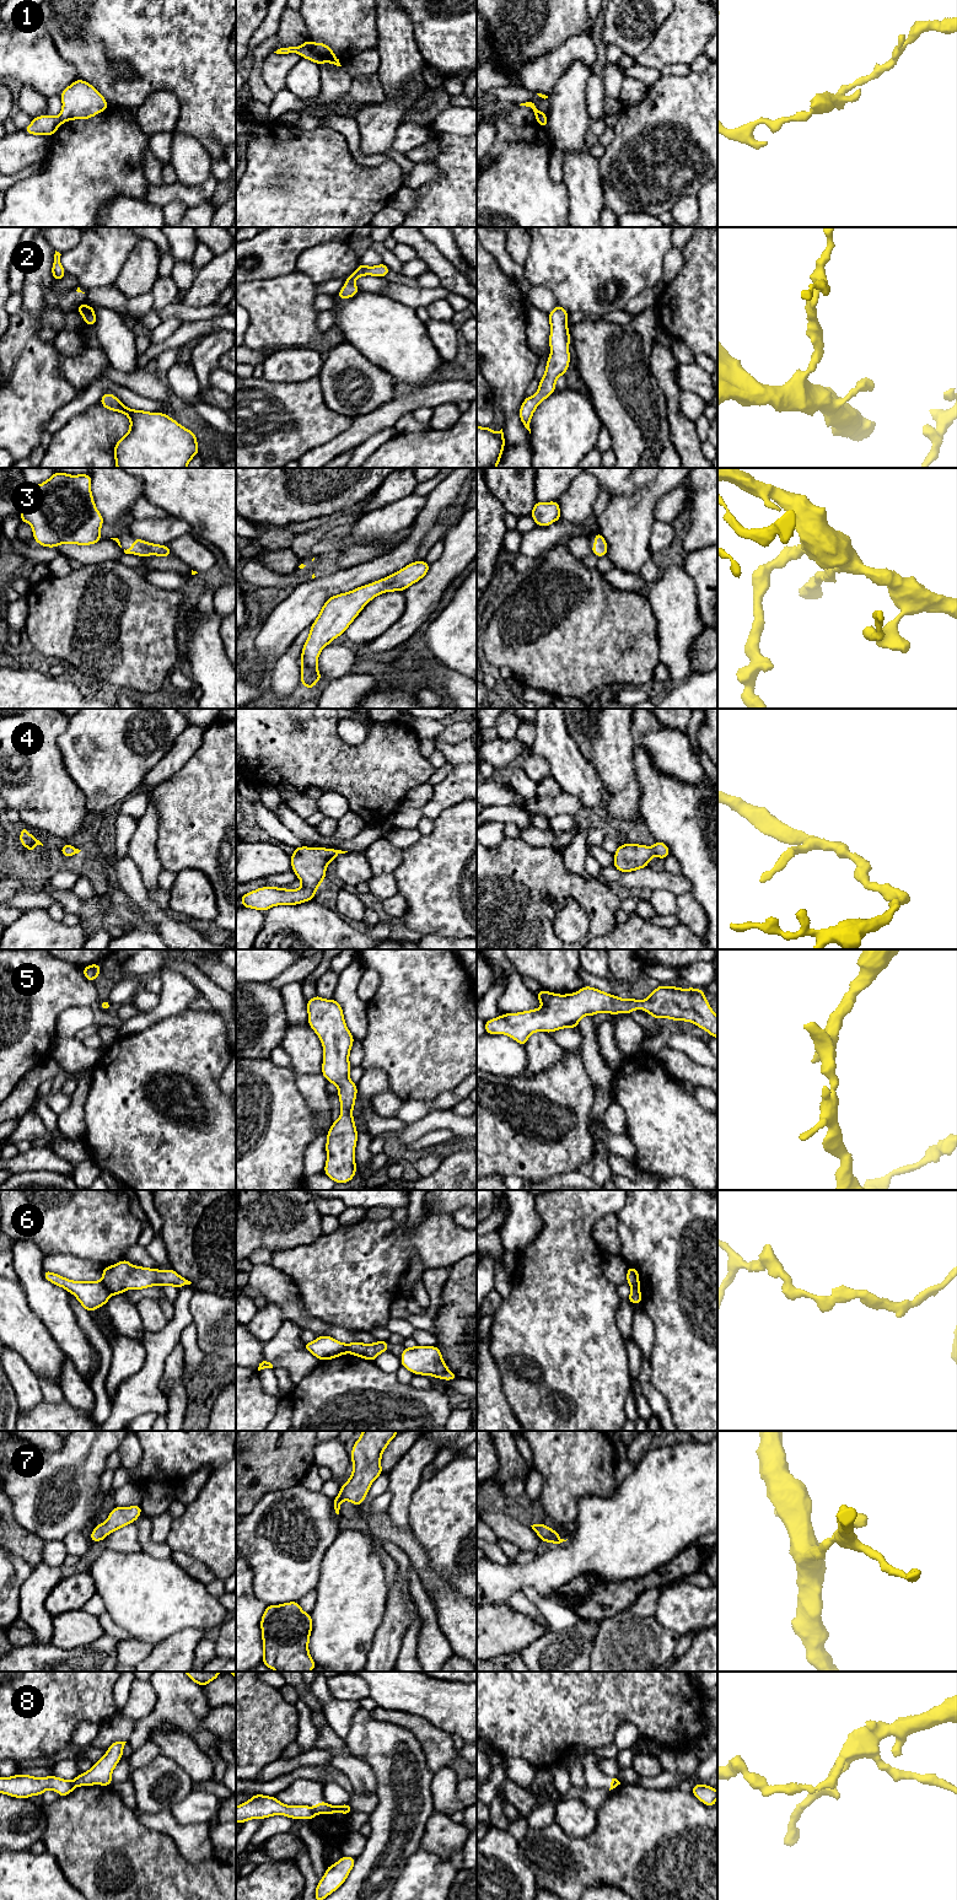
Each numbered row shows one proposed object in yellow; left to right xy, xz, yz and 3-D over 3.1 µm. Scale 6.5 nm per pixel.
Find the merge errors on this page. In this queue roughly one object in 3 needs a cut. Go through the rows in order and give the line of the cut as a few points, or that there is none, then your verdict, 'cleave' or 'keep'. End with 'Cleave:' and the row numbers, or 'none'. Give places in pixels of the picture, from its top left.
1: cut in xz along (300, 47), (301, 54); cleave
2: no cut; keep
3: no cut; keep
4: no cut; keep
5: no cut; keep
6: cut in xy along (101, 1281), (112, 1293); cleave
7: no cut; keep
8: cut in xz along (312, 1808), (316, 1813); cleave
Cleave: 1, 6, 8

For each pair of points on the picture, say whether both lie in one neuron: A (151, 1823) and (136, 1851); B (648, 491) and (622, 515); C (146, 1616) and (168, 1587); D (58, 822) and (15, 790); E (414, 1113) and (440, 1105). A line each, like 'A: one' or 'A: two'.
A: two
B: one
C: one
D: one
E: one

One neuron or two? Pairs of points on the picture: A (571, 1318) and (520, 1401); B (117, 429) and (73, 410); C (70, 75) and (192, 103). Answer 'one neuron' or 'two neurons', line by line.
A: one neuron
B: two neurons
C: two neurons

